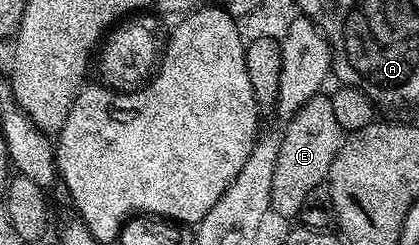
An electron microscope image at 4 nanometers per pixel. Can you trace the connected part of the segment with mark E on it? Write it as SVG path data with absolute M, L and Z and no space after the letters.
M319 95L308 99L298 113L285 122L286 130L281 130L280 153L276 155L276 171L272 175L271 210L282 217L297 218L304 198L312 187L323 184L329 178L330 168L340 151L344 140L344 130L336 123L329 96Z

